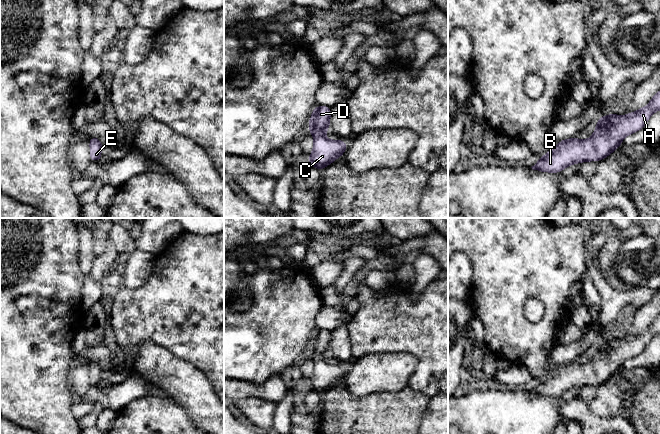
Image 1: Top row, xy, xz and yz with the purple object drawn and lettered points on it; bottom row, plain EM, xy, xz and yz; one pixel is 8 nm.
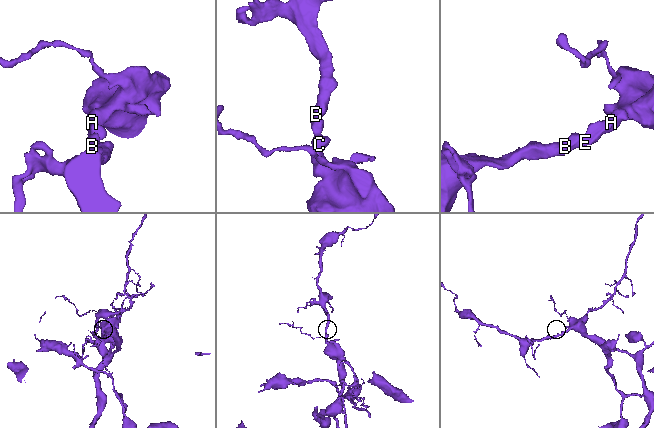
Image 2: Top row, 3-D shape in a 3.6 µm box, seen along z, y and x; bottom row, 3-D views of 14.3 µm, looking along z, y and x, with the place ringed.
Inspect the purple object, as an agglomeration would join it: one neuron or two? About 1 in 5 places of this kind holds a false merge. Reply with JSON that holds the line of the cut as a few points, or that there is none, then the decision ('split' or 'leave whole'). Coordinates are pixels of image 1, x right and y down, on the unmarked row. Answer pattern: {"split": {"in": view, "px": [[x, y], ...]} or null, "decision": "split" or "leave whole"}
{"split": null, "decision": "leave whole"}

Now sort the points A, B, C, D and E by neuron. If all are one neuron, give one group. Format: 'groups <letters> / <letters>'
groups A B C D E

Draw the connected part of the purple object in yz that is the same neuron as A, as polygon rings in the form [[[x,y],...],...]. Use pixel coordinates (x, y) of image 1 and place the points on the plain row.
[[[660,315],[656,316],[649,328],[625,340],[615,337],[602,340],[589,364],[565,363],[540,382],[531,392],[536,395],[557,397],[569,389],[599,385],[620,371],[623,363],[641,354],[650,340],[660,334]]]

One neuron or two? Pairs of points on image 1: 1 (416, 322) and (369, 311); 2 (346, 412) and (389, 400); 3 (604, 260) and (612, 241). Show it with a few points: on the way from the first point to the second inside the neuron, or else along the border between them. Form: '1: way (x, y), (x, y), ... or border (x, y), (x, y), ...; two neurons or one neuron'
1: way (404, 322), (384, 322), (381, 319); one neuron
2: way (357, 412), (378, 411); one neuron
3: way (607, 255), (611, 246); one neuron

